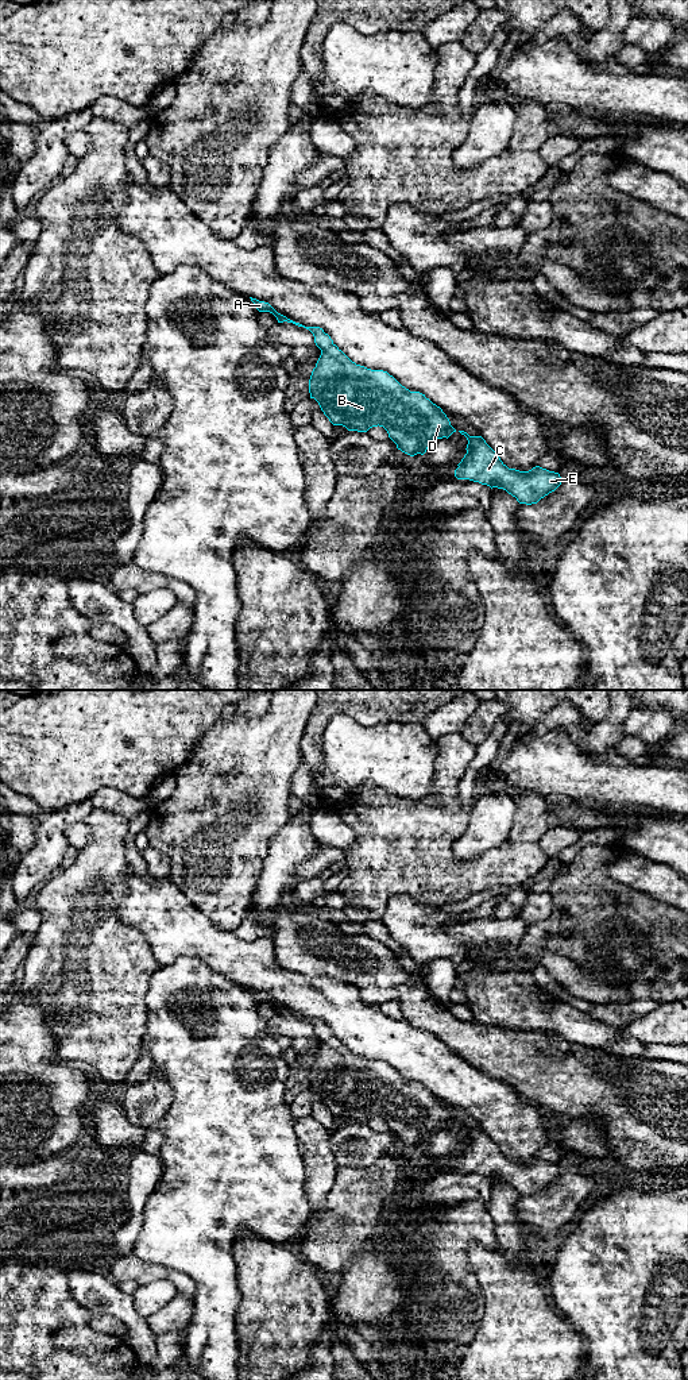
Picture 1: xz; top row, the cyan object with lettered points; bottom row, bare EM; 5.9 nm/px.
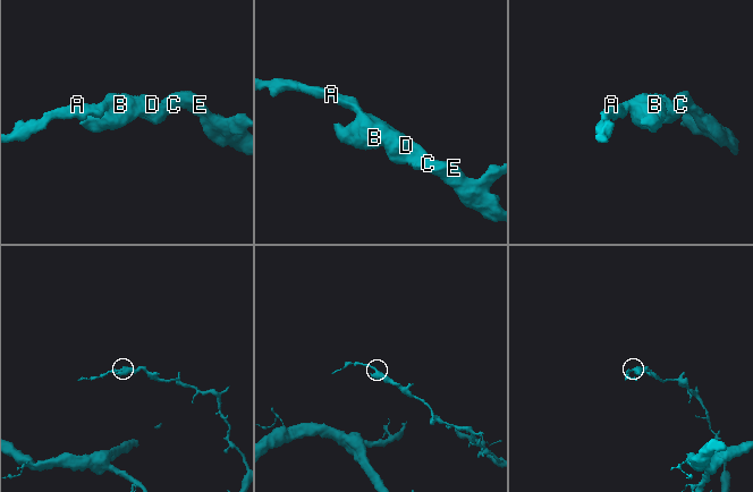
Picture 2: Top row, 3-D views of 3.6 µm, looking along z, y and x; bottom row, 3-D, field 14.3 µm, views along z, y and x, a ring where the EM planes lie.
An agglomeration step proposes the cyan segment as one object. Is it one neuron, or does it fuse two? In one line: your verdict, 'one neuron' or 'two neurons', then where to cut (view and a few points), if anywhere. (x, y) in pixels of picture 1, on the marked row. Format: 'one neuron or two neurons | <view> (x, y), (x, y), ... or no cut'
one neuron | no cut

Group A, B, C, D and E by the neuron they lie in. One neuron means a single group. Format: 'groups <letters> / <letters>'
groups A B C D E

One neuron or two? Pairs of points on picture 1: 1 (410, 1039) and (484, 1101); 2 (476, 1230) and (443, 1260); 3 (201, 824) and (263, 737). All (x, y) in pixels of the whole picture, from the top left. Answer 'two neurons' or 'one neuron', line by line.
1: one neuron
2: one neuron
3: one neuron

